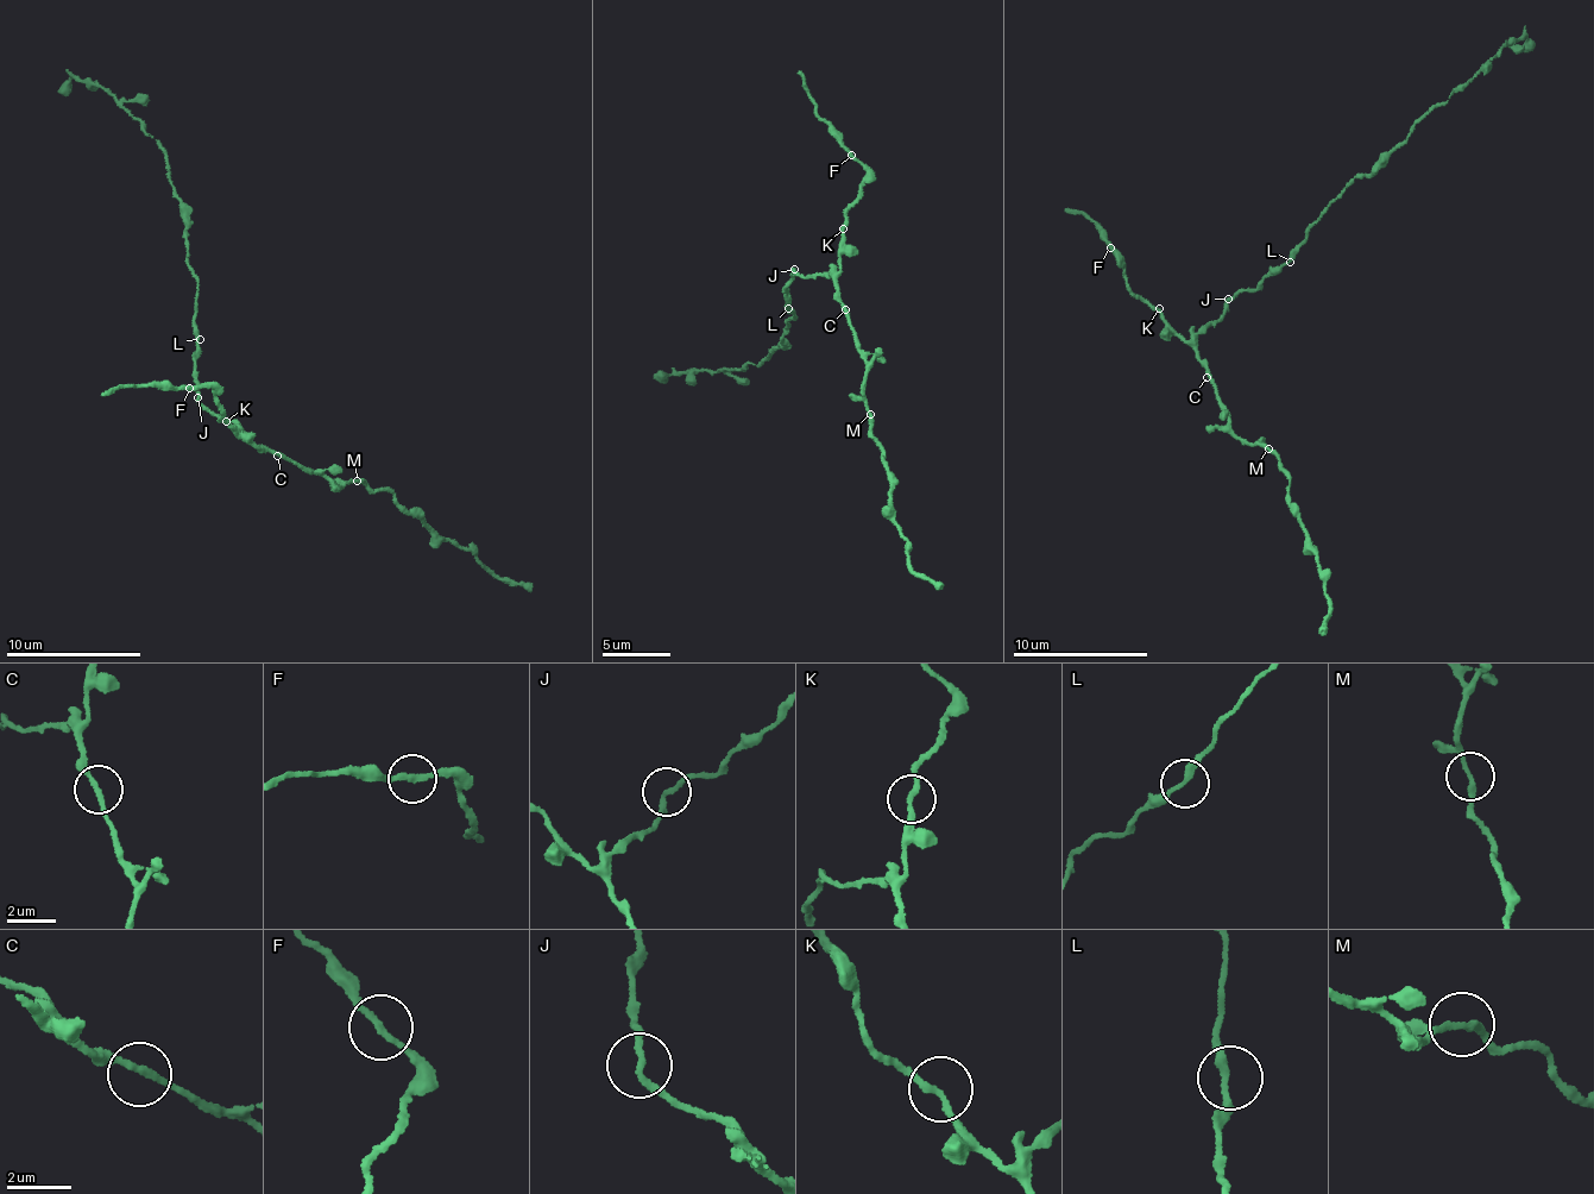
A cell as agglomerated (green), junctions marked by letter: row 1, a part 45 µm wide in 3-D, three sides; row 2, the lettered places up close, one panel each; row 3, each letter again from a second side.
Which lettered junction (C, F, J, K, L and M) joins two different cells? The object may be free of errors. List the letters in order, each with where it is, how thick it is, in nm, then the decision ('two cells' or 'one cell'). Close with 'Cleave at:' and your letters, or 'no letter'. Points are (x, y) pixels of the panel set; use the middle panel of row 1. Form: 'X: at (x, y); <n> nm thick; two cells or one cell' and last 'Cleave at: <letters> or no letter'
C: at (845, 309); 220 nm thick; one cell
F: at (851, 155); 200 nm thick; one cell
J: at (794, 269); 200 nm thick; one cell
K: at (843, 228); 200 nm thick; one cell
L: at (788, 308); 240 nm thick; one cell
M: at (870, 414); 200 nm thick; one cell
Cleave at: no letter

